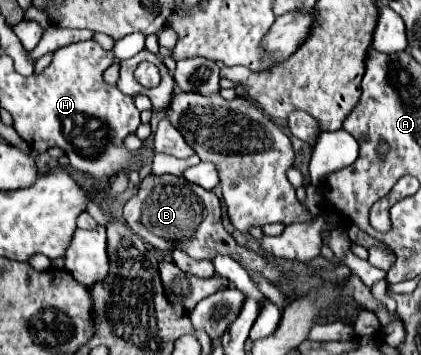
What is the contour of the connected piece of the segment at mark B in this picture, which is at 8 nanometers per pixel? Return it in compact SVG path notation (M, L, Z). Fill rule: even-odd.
M164 174L164 176L146 176L138 188L138 192L124 204L122 212L126 224L132 232L136 232L142 240L152 244L154 248L162 252L170 252L174 248L180 248L188 252L188 256L196 260L212 260L216 254L230 254L238 256L244 266L250 270L260 272L266 276L272 284L278 282L280 270L274 268L270 262L264 260L264 256L254 254L252 250L238 246L234 238L224 230L222 226L222 212L220 212L220 200L214 192L200 188L198 184L190 184L180 176Z

